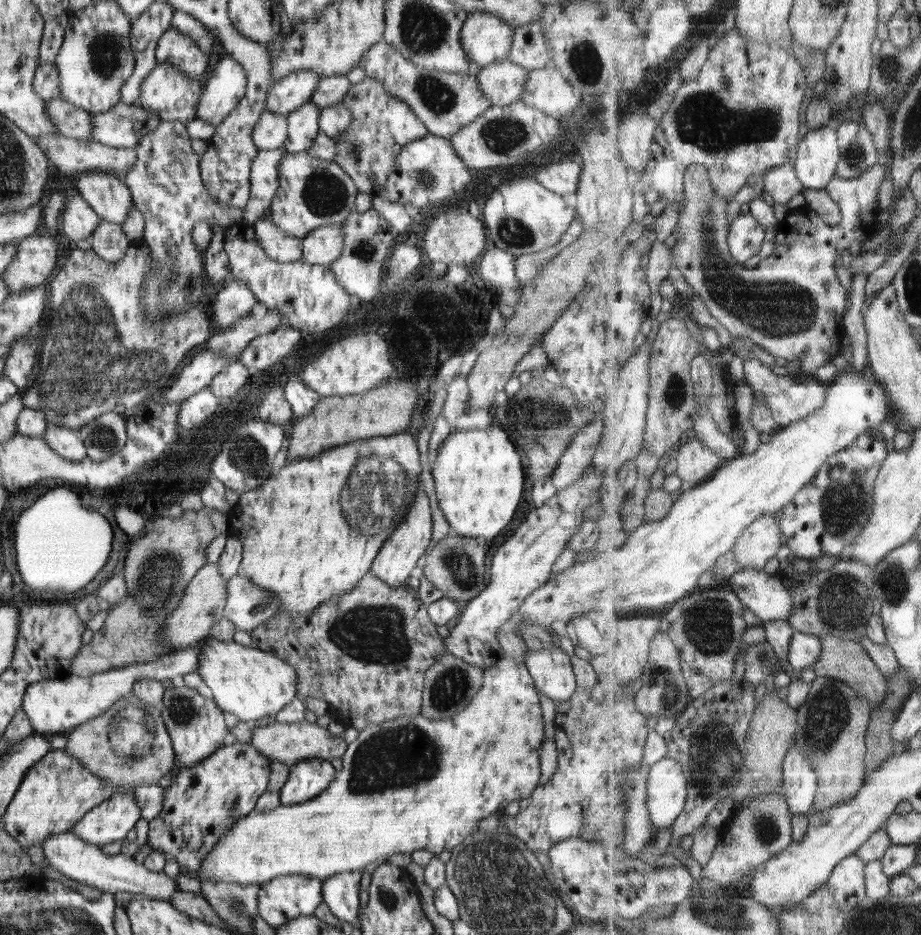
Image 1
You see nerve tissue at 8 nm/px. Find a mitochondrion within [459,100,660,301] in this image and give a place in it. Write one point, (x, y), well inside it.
(508, 137)

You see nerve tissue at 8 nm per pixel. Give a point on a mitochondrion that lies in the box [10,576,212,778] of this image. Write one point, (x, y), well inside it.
(129, 729)

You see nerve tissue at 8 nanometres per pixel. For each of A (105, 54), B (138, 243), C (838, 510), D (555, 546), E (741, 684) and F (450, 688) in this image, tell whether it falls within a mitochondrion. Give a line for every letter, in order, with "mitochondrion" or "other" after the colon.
A: mitochondrion
B: other
C: mitochondrion
D: other
E: other
F: mitochondrion

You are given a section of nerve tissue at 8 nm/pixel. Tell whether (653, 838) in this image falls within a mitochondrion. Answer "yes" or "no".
no

